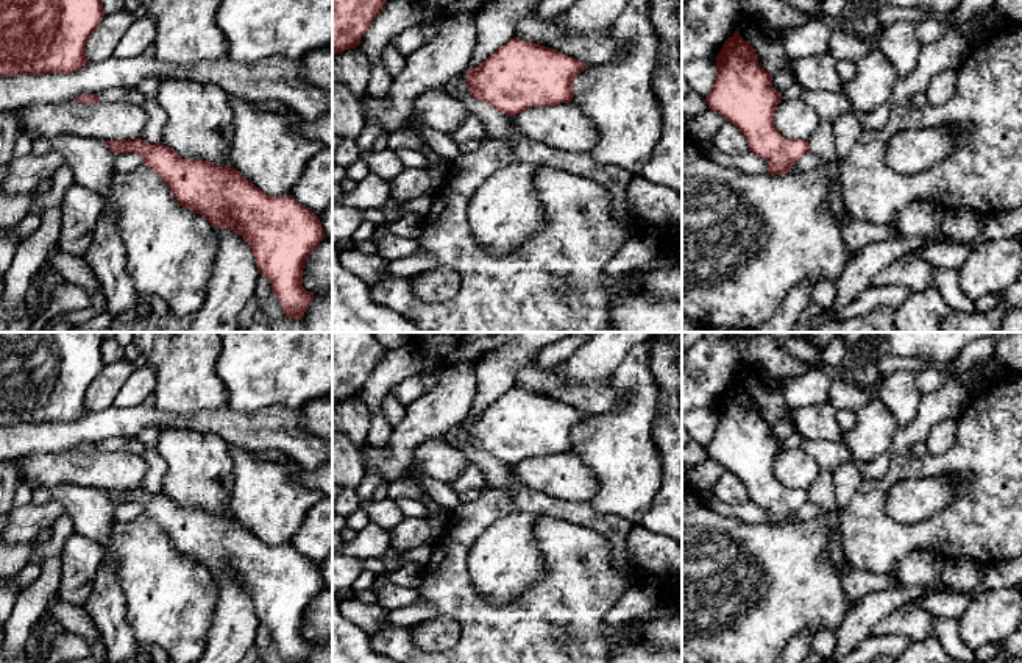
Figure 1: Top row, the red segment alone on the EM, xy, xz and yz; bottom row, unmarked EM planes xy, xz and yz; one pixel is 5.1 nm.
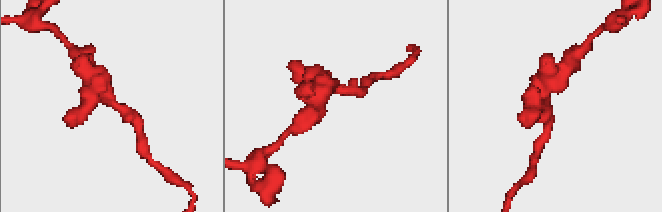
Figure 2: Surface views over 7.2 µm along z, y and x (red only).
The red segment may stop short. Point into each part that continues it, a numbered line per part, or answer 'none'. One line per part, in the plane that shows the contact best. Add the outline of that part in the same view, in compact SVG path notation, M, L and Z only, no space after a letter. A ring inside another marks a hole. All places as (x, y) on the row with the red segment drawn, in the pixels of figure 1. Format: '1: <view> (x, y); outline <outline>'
none

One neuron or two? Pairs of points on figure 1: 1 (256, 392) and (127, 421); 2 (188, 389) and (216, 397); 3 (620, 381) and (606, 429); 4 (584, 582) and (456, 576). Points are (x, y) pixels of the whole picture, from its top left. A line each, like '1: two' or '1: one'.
1: two
2: one
3: one
4: one

